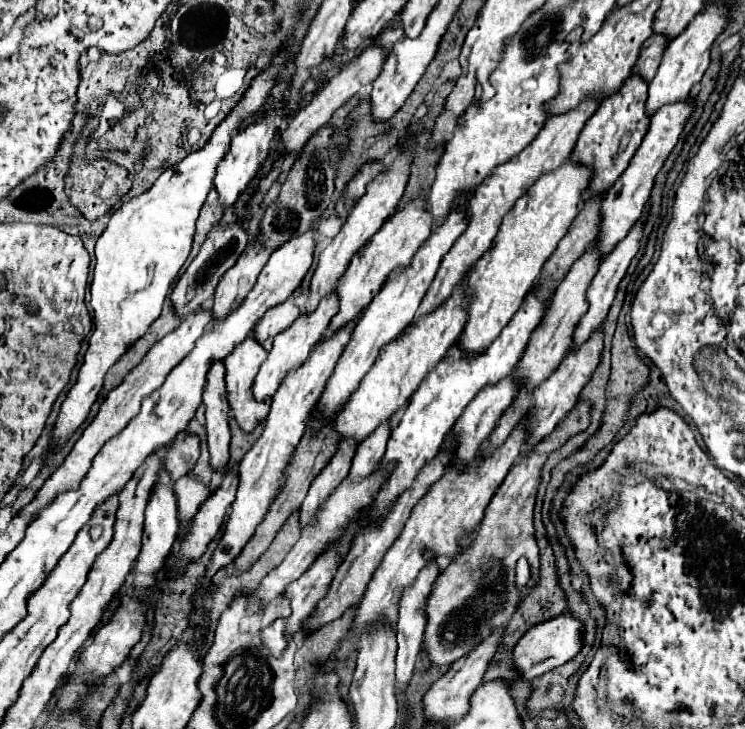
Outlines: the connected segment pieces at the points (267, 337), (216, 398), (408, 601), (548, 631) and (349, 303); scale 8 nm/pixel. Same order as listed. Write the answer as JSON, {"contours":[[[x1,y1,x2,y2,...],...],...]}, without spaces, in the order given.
{"contours":[[[293,298,285,300,283,304,271,308,265,312,265,316,257,322,255,330,253,330,253,336,257,338,257,342,269,352,271,350,271,344,275,340,275,336,283,330,289,328,289,324,293,324,297,318,301,316,301,310,299,306,293,304]],[[213,362,207,372,207,386,203,392,203,404,205,404,205,428,207,428,207,440,209,440,209,452,211,452,211,466,215,470,223,470,229,458,229,402,225,392,225,364]],[[431,564,431,568,425,568,419,574,419,580,403,592,401,600,401,612,397,620,397,690,403,692,413,676,415,660,423,648,423,628,425,628,425,612,423,602,431,592,431,586,435,582,435,576,439,574,437,564]],[[565,612,549,622,537,624,535,628,521,636,521,640,513,648,513,666,517,668,523,680,533,680,571,660,579,652,579,648,581,648,581,624,569,612]],[[413,200,401,212,393,214,381,226,381,230,365,242,365,246,351,260,347,272,339,278,339,282,337,282,339,312,333,316,323,340,337,334,343,328,343,324,347,326,353,320,357,320,361,316,363,308,367,308,369,300,373,300,373,296,385,286,385,282,389,280,387,276,391,276,393,270,407,268,411,264,415,252,419,250,423,240,429,238,429,234,431,234,431,220,427,220,427,212,423,212,423,200]]]}

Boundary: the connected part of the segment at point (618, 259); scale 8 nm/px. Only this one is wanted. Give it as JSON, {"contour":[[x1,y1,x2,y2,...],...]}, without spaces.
{"contour":[[639,220,639,224,635,224,635,228,631,228,631,232,627,234,627,240,621,240,617,246,615,246,615,252,611,252,611,256,607,256,601,266,599,266,599,272,595,274,589,290,587,290,587,312,583,314,583,318,579,320,577,328,575,328,575,336,573,336,573,346,579,346,583,342,589,340,589,336,603,324,603,320,607,318,607,312,609,312,609,306,613,304,613,298,615,298,615,292,617,292,617,286,619,282,623,280,633,256,637,254,639,250,639,240,641,240,641,232,643,232,643,220]]}

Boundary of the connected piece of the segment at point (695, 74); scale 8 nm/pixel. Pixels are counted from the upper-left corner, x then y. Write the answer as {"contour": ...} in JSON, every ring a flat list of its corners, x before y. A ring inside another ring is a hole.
{"contour":[[707,4,693,20,691,24,675,38,669,42,669,46,665,48,663,60,657,68,655,78,649,82,649,98,647,98,647,116,651,118,661,106,667,104,675,104,675,102,685,102,691,94,691,88,697,86,709,66,709,52,711,52,711,44,713,40,725,30,725,26,729,24,729,10,727,6,721,4]]}

